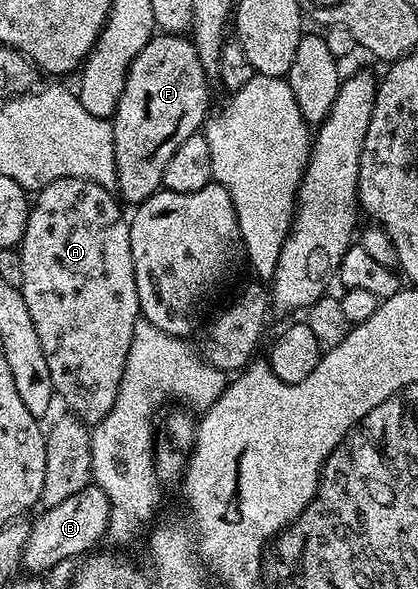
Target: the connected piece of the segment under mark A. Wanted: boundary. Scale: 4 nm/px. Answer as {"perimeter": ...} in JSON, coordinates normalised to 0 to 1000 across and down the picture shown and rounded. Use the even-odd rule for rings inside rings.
{"perimeter":[[[132,304],[77,336],[65,372],[65,392],[55,399],[45,428],[55,440],[55,480],[45,487],[55,508],[65,514],[65,528],[74,528],[74,548],[84,548],[84,562],[93,569],[93,582],[103,582],[103,603],[112,610],[112,630],[122,633],[122,650],[129,669],[156,679],[172,706],[187,715],[201,715],[206,723],[225,725],[237,720],[275,684],[278,667],[285,664],[287,645],[297,640],[297,618],[304,616],[306,593],[316,589],[316,565],[333,540],[333,494],[323,487],[323,453],[313,440],[313,399],[304,362],[287,355],[282,336],[237,311],[218,311],[208,304]]]}

